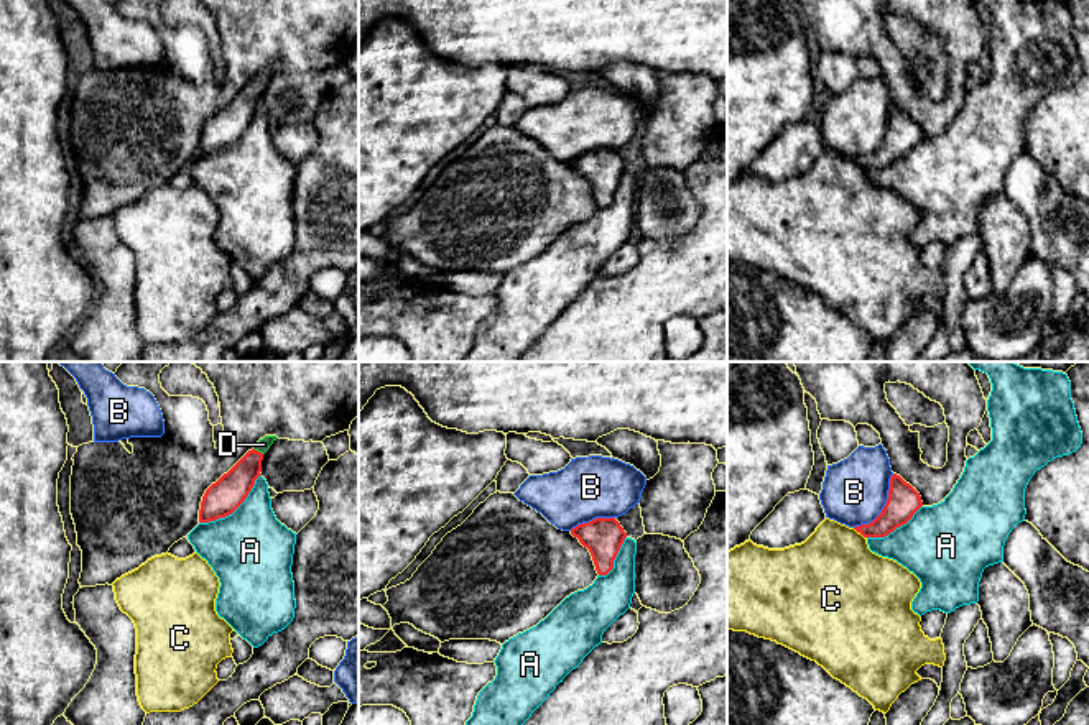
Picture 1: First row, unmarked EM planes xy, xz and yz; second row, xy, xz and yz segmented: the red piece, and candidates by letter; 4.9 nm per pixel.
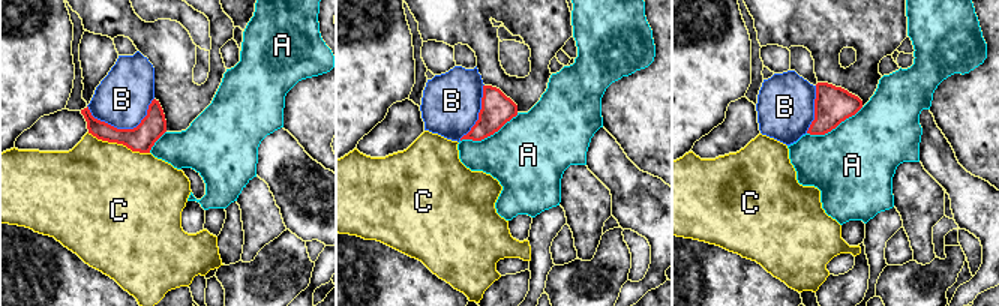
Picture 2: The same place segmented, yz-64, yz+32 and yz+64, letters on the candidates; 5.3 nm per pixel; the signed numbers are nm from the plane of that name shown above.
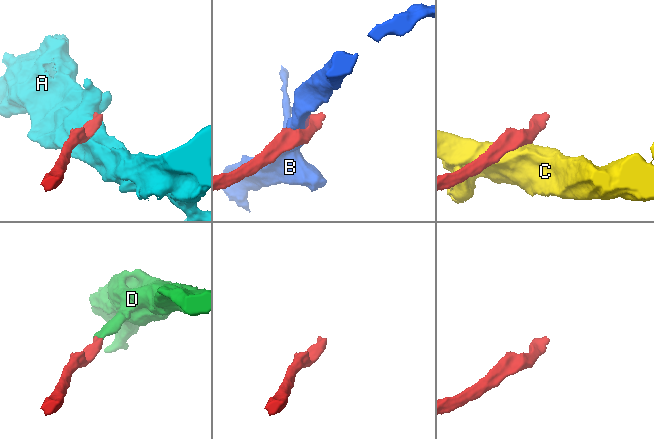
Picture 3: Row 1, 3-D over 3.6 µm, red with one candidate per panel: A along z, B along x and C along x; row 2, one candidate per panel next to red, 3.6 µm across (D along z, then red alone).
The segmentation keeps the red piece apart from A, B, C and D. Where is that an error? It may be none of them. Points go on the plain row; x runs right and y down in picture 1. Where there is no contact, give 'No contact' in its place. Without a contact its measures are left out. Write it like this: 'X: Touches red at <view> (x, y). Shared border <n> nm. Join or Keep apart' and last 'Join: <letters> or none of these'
A: Touches red at xy (234, 142). Shared border 380 nm. Keep apart
B: Touches red at yz (884, 138). Shared border 340 nm. Keep apart
C: Touches red at yz (859, 163). Shared border 90 nm. Keep apart
D: Touches red at xy (257, 83). Shared border 60 nm. Join
Join: D

